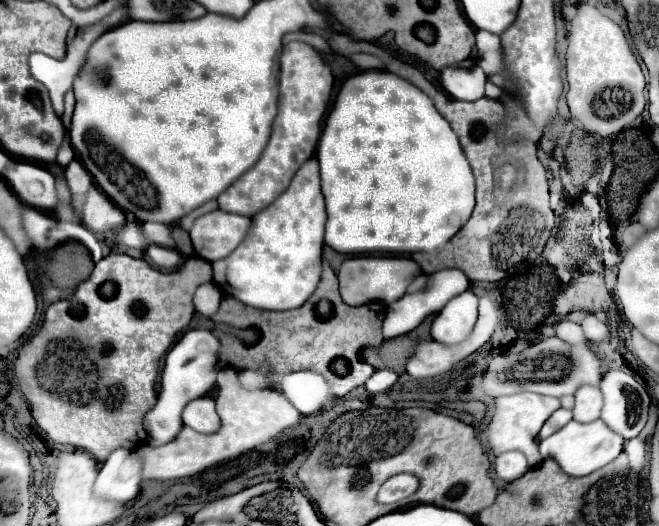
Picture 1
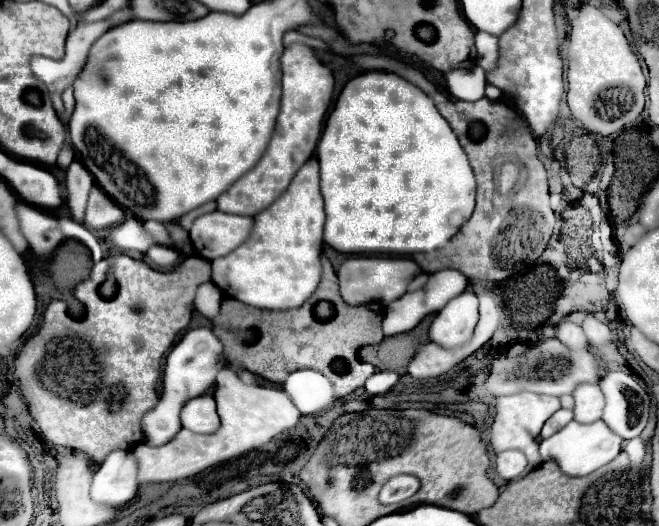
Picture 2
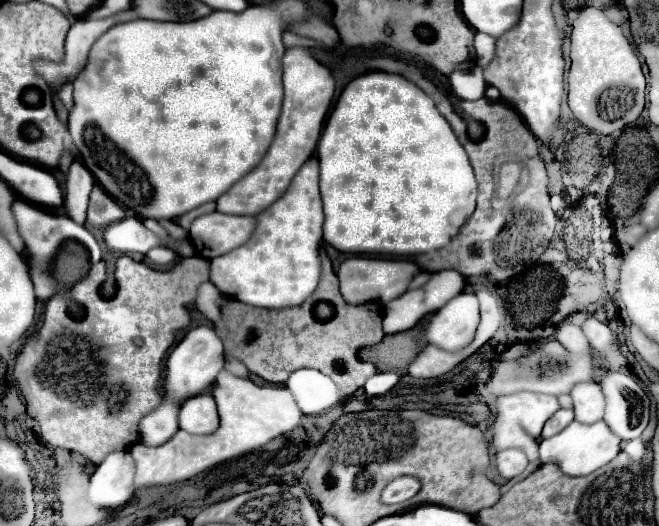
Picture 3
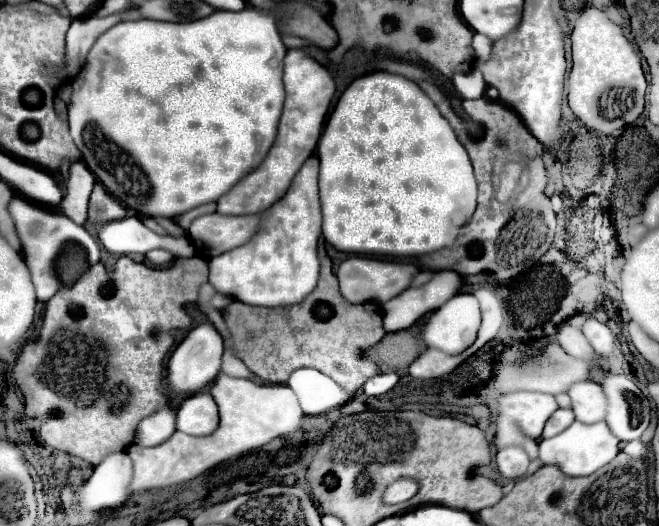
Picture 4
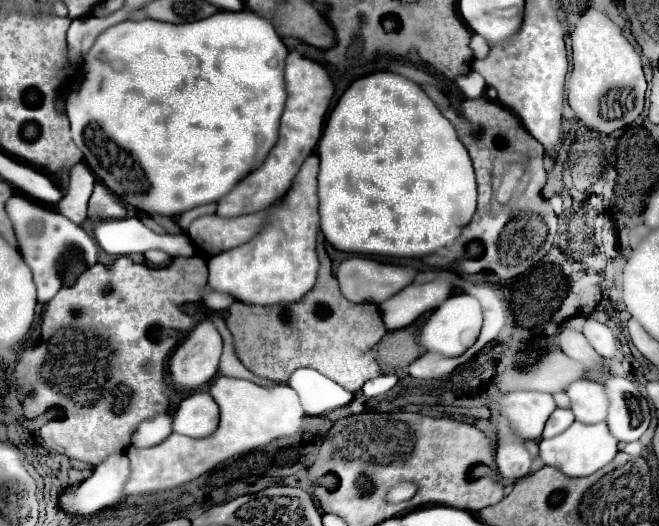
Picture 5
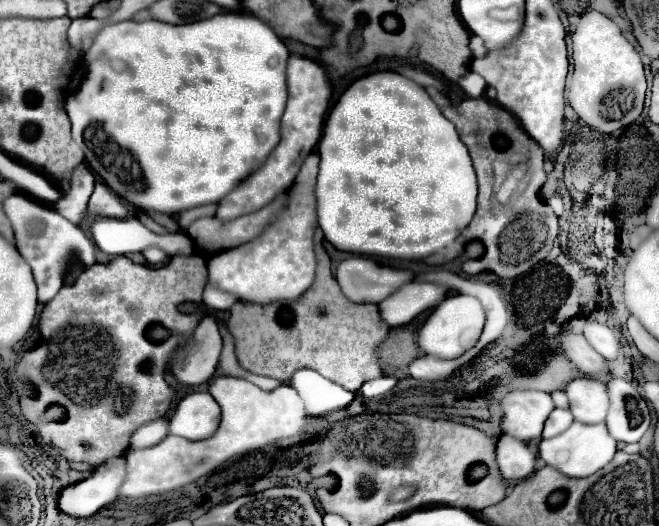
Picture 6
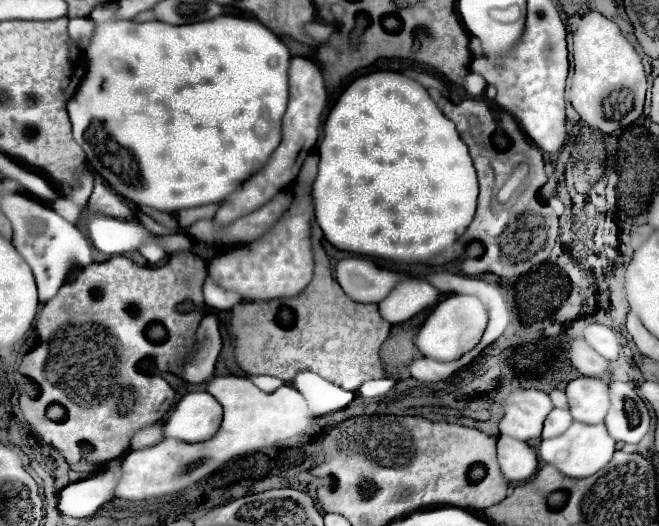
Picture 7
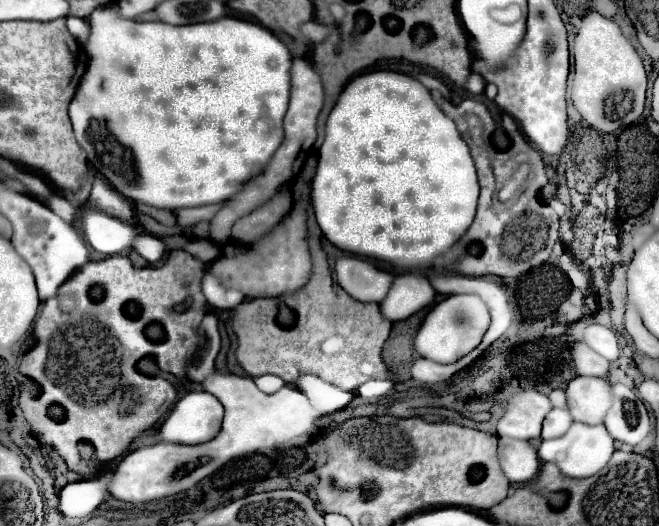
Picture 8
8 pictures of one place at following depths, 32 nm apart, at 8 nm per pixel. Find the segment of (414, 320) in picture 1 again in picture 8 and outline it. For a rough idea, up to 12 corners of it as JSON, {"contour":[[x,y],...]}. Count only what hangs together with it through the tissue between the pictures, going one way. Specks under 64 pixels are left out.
{"contour":[[356,76],[310,199],[340,250],[396,264],[382,314],[434,302],[478,176],[416,78]]}

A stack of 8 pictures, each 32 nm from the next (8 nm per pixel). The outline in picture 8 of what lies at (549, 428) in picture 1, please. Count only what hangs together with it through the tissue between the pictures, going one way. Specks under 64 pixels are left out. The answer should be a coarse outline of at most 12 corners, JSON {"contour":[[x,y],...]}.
{"contour":[[552,408],[542,426],[542,438],[560,438],[572,426],[568,410]]}

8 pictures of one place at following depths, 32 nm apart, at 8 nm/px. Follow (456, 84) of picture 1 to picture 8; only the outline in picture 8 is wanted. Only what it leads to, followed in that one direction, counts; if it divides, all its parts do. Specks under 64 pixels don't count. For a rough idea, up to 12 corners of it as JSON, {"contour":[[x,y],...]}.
{"contour":[[470,74],[468,92],[484,92],[486,80],[480,74]]}

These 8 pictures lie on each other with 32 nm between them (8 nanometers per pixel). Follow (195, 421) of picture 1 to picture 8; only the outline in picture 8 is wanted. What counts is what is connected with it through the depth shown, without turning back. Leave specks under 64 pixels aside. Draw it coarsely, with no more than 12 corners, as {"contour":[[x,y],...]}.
{"contour":[[182,396],[158,442],[204,444],[222,428],[216,396]]}

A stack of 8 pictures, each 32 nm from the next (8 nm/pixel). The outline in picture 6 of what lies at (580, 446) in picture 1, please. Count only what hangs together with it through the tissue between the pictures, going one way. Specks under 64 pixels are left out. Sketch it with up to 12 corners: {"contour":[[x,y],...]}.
{"contour":[[574,422],[538,456],[566,476],[604,468],[616,440],[604,424]]}

